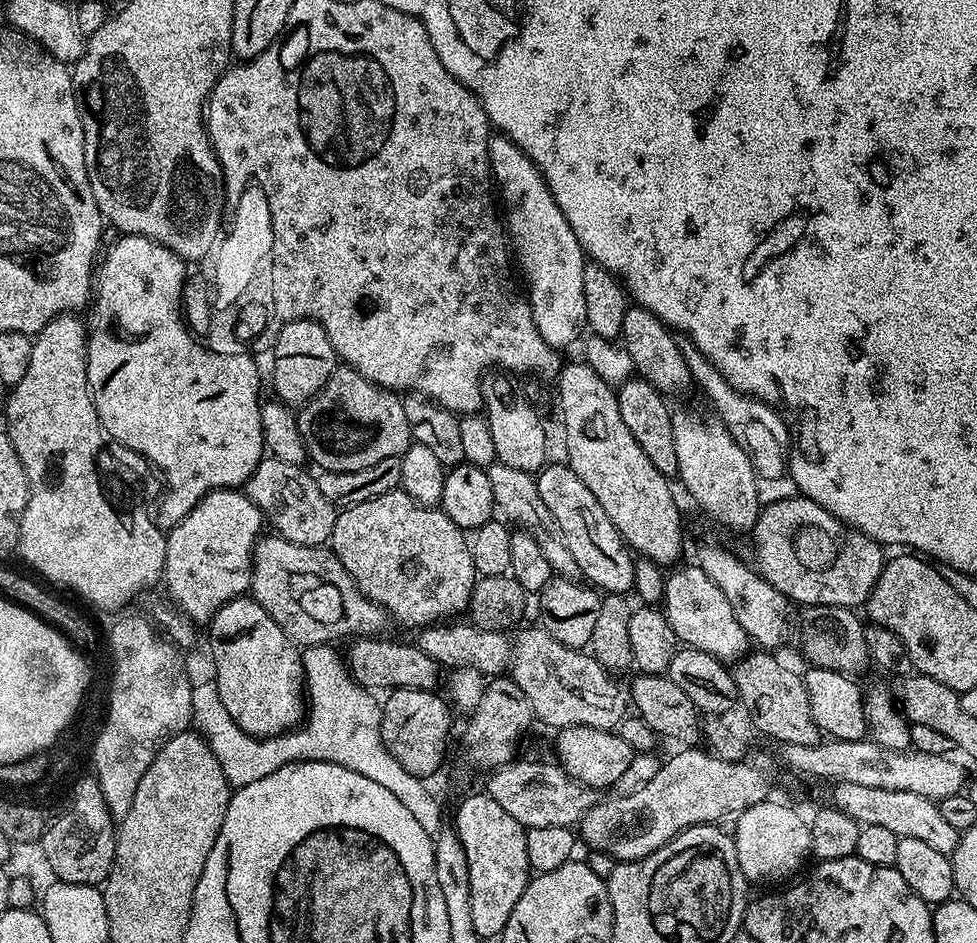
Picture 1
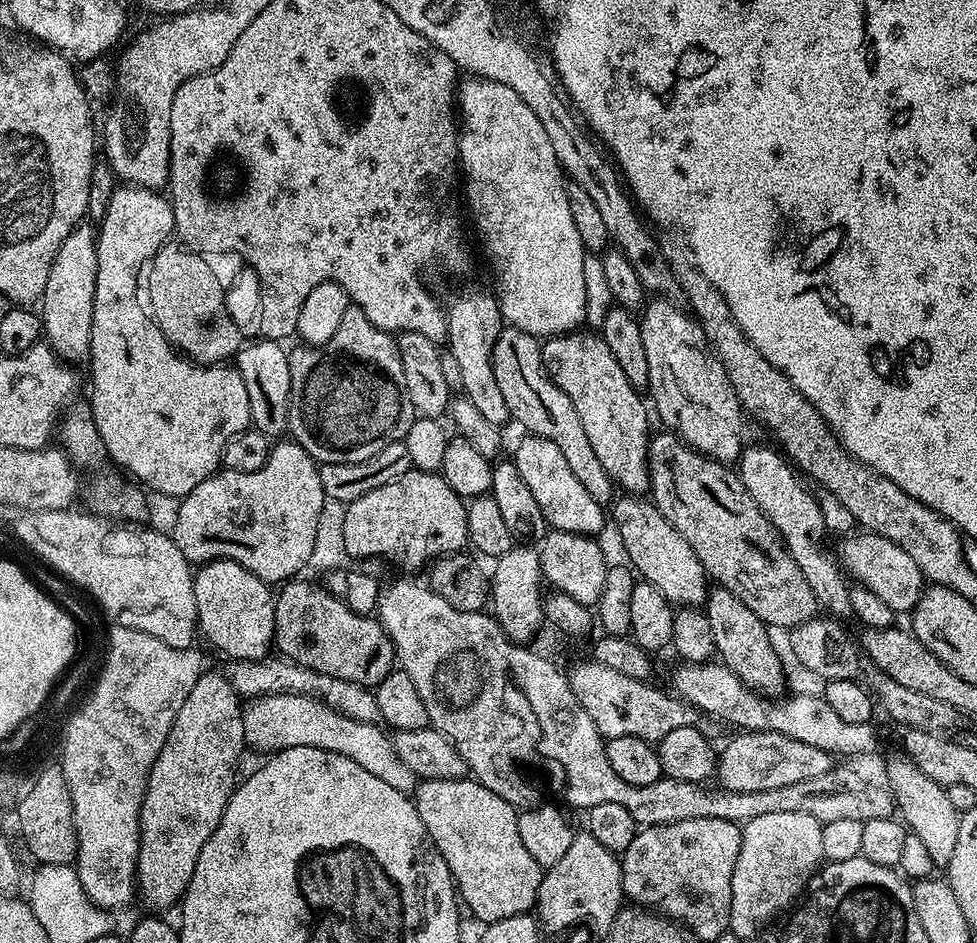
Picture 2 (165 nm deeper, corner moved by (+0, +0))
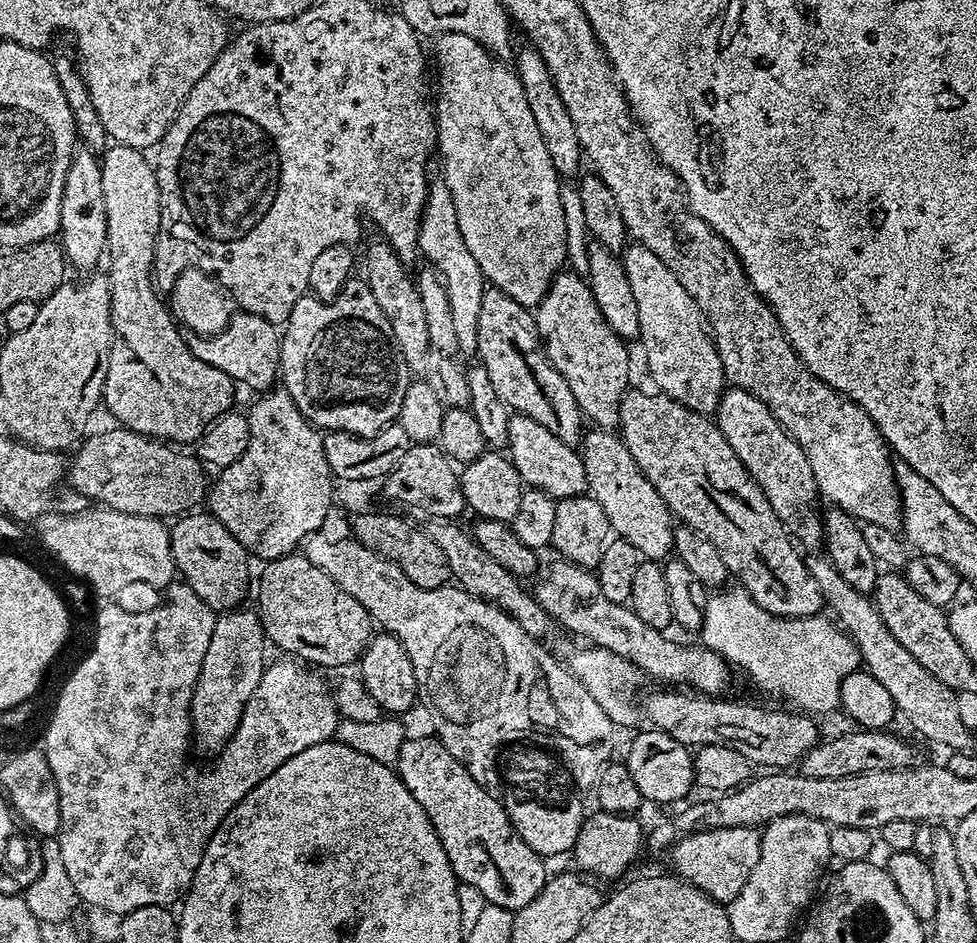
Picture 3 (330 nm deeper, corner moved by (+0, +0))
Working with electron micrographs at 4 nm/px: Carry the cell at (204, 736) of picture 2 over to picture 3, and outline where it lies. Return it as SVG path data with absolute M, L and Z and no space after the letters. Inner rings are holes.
M236 610L231 614L220 614L216 618L216 629L210 638L210 646L202 658L200 673L196 679L196 685L192 691L192 706L190 709L190 728L194 733L194 744L204 752L219 753L228 740L235 734L242 718L243 708L247 700L254 694L264 676L266 661L264 661L264 648L266 649L266 637L264 627L259 615L255 611L244 612Z

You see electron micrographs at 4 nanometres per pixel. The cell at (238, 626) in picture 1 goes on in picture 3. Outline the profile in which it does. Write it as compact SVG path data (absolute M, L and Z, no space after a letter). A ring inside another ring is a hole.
M184 514L171 525L171 545L175 571L217 614L241 607L248 592L249 553L220 522L210 514ZM184 575L184 576L182 576Z

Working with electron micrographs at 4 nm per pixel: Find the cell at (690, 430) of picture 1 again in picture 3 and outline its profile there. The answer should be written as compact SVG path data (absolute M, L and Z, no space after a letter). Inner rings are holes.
M629 243L622 253L622 261L638 306L638 340L644 343L644 360L657 384L655 387L690 411L715 413L726 391L726 377L715 339L708 330L698 302L686 294L682 282L666 270L666 262L662 262L654 250Z

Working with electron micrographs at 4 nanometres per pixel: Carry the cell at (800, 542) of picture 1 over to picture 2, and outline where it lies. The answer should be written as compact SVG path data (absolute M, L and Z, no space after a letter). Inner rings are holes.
M860 530L855 534L845 535L841 540L844 541L841 542L840 554L838 553L840 568L859 587L868 588L874 594L878 594L878 598L882 598L882 602L886 602L886 606L890 606L892 612L911 613L926 587L922 570L918 570L914 558L910 558L910 554L902 550L902 546L890 542L890 538L882 538L876 532Z

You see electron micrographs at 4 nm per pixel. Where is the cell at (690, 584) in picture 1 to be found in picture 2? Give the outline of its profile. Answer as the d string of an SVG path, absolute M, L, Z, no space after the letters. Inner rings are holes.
M628 494L625 500L617 499L610 516L616 519L620 540L624 543L627 563L634 566L639 579L645 584L662 590L662 594L673 606L700 606L707 601L710 579L698 555L690 548L682 534L663 517L654 503Z

